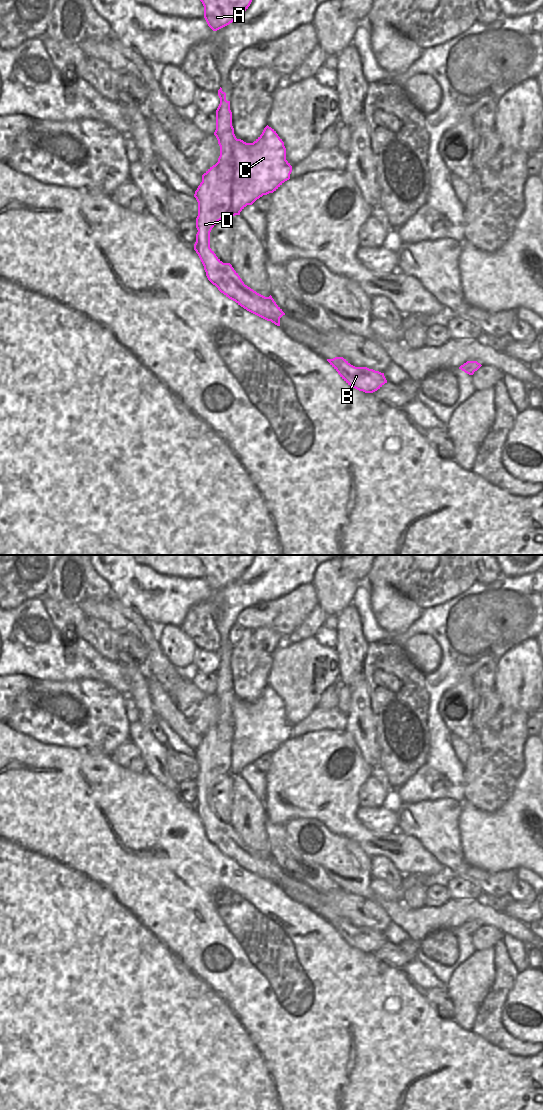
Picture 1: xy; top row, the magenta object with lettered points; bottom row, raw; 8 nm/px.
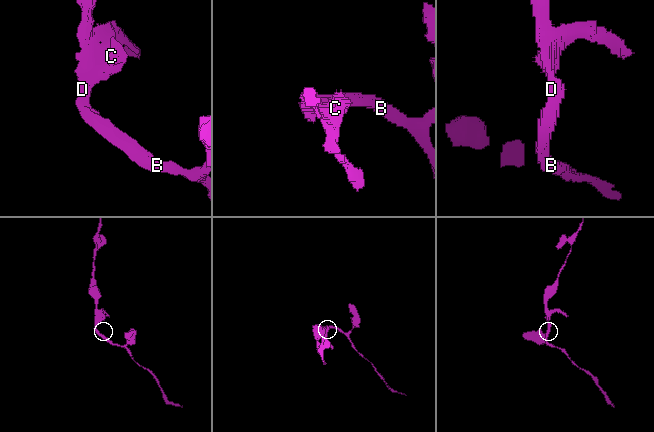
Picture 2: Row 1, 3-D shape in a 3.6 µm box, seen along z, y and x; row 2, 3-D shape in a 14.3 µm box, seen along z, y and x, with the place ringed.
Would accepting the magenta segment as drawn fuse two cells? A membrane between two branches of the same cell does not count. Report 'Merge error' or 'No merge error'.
Merge error.

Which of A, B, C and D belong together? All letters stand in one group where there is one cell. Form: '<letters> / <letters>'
A B D / C

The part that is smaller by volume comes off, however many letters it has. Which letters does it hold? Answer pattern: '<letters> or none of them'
C

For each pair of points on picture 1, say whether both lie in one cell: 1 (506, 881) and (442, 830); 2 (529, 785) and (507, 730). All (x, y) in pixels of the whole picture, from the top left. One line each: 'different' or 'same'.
1: same
2: different

